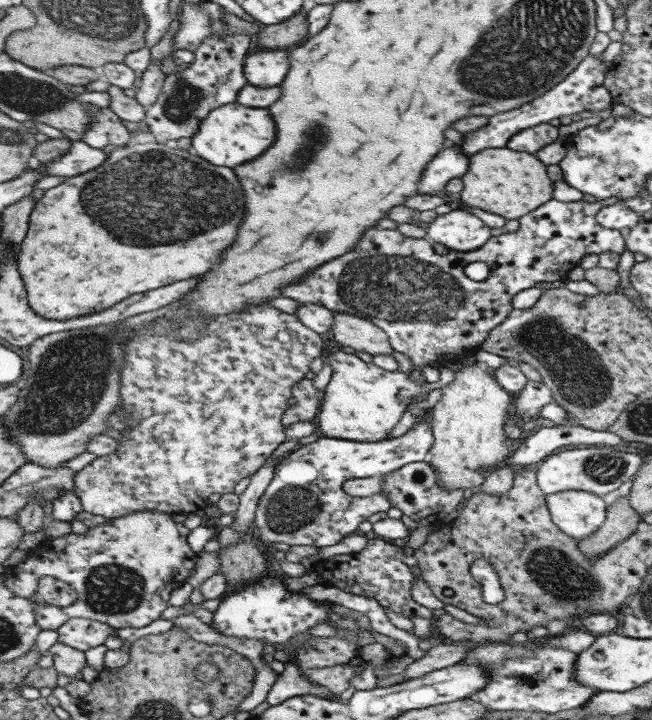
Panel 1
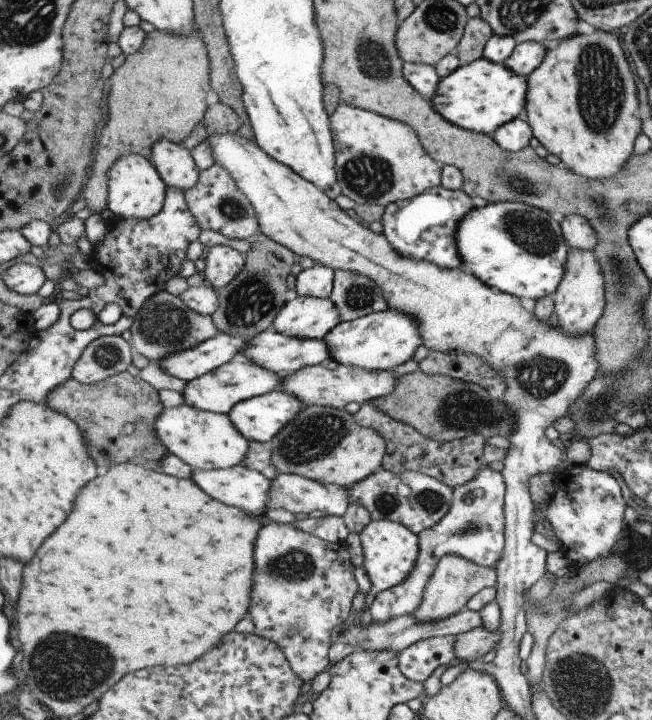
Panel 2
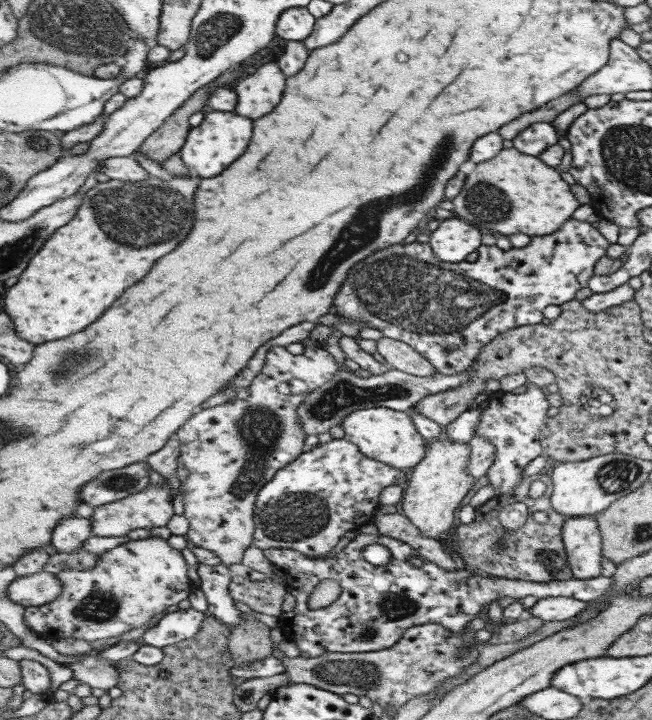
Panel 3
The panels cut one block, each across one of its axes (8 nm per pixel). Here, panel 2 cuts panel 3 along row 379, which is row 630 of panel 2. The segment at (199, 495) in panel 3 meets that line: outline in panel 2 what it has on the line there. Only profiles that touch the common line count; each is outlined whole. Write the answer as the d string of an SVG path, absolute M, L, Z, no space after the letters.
M273 523L262 526L255 549L255 584L251 594L248 616L254 623L253 632L267 640L275 641L290 660L290 665L299 673L303 682L310 681L322 672L330 672L330 648L333 631L349 616L353 598L360 592L356 566L351 558L349 544L327 542L318 535L303 532L295 523Z

